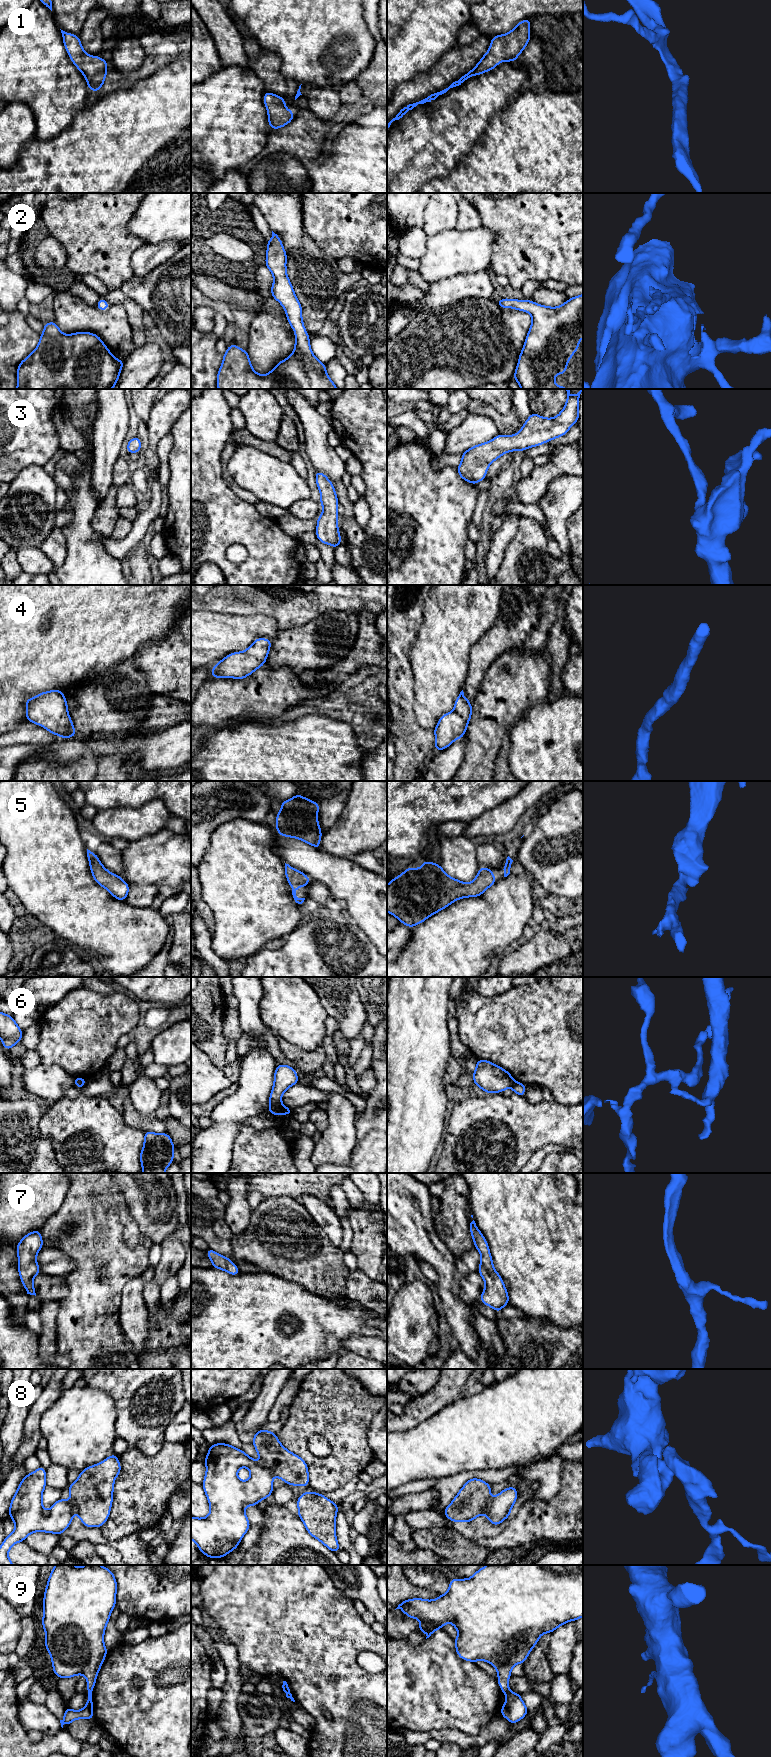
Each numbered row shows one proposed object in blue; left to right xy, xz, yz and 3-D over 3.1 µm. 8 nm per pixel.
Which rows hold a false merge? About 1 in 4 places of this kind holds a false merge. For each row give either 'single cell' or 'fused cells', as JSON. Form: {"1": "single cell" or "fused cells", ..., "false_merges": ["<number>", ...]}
{"1": "single cell", "2": "single cell", "3": "single cell", "4": "single cell", "5": "single cell", "6": "fused cells", "7": "single cell", "8": "fused cells", "9": "fused cells", "false_merges": ["6", "8", "9"]}

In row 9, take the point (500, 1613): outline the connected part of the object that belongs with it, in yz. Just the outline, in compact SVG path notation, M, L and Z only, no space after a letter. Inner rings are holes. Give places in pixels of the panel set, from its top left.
M487 1565L475 1572L468 1579L451 1579L449 1589L446 1594L439 1595L435 1600L426 1600L421 1598L413 1598L402 1601L396 1609L402 1610L408 1618L416 1618L421 1621L418 1630L426 1634L429 1638L435 1630L444 1628L444 1624L449 1622L458 1631L458 1637L454 1639L457 1655L466 1661L476 1663L483 1660L492 1664L498 1673L498 1685L505 1694L509 1692L508 1680L511 1677L511 1670L516 1664L524 1663L531 1650L534 1648L539 1638L544 1633L552 1633L559 1626L569 1622L576 1621L583 1617L583 1565ZM395 1609L395 1610L396 1610Z

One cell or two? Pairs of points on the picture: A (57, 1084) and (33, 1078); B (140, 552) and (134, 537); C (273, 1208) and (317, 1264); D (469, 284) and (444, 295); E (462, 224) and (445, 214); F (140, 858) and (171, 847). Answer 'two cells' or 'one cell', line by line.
A: one cell
B: two cells
C: one cell
D: one cell
E: two cells
F: one cell

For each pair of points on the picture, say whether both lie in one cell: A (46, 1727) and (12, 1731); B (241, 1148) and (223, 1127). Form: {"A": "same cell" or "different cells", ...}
{"A": "different cells", "B": "different cells"}

